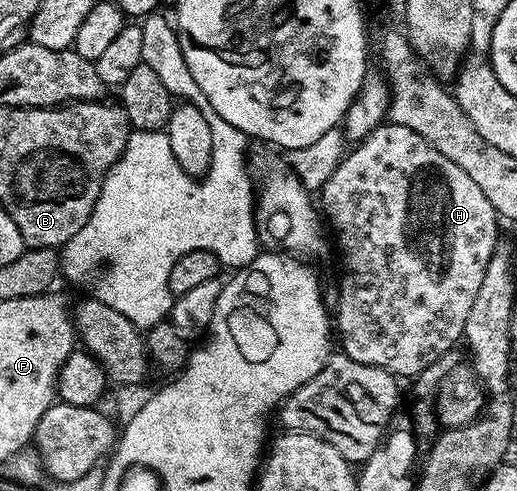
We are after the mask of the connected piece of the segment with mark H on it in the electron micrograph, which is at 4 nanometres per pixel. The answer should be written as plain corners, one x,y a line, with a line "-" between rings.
382,122
365,139
356,144
357,147
348,152
340,165
327,177
327,181
319,188
319,203
323,208
324,218
331,228
335,247
341,250
341,267
345,272
341,275
341,288
337,291
337,315
335,311
335,331
341,334
340,350
351,361
359,361
363,365
375,365
379,369
389,371
395,376
414,377
430,360
442,357
443,353
456,348
462,342
467,325
467,313
471,313
471,305
479,294
479,285
483,282
483,273
487,273
487,261
491,261
491,253
499,245
497,239
497,211
487,201
486,195
479,190
479,185
455,165
455,161
447,161
439,149
432,147
419,133
407,129
398,123

